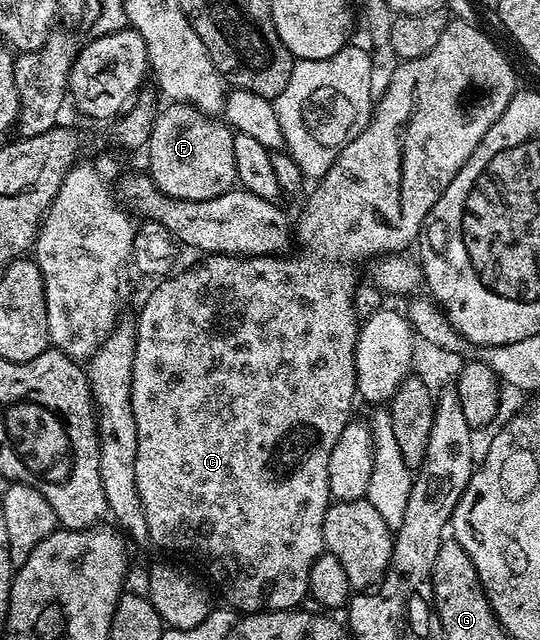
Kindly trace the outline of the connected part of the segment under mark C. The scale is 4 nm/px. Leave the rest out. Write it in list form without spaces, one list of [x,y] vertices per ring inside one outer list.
[[[451,19],[447,23],[444,34],[440,34],[440,39],[437,40],[436,46],[432,46],[432,50],[428,50],[428,54],[424,54],[420,58],[403,60],[399,63],[396,74],[392,74],[392,82],[388,82],[388,90],[384,90],[384,94],[373,105],[370,122],[366,125],[366,129],[360,134],[356,134],[356,138],[352,138],[352,142],[348,142],[348,146],[344,146],[340,150],[336,162],[332,162],[329,170],[315,183],[318,185],[311,190],[310,197],[307,198],[306,205],[303,206],[298,220],[296,216],[296,244],[297,247],[298,244],[302,247],[298,253],[295,251],[293,254],[283,254],[281,256],[224,256],[221,254],[210,254],[203,259],[206,261],[199,268],[190,268],[187,272],[178,270],[165,278],[159,279],[155,283],[158,285],[151,290],[150,297],[143,302],[142,309],[139,310],[138,316],[136,315],[136,327],[134,330],[136,350],[132,358],[132,398],[130,399],[130,405],[132,406],[132,414],[136,414],[136,490],[140,494],[140,506],[144,506],[144,518],[148,521],[149,543],[151,545],[155,544],[158,548],[167,548],[170,552],[179,552],[180,555],[187,556],[187,558],[182,557],[187,561],[195,560],[199,564],[197,567],[205,573],[208,580],[208,575],[210,575],[211,581],[209,580],[209,583],[215,589],[218,587],[222,591],[223,598],[227,600],[223,601],[231,609],[237,610],[242,614],[249,614],[251,612],[284,612],[297,609],[301,605],[298,603],[302,599],[304,601],[307,599],[310,590],[308,586],[308,574],[312,568],[312,562],[316,562],[316,558],[324,550],[322,542],[324,514],[332,503],[330,487],[328,486],[328,458],[332,458],[332,446],[336,446],[336,442],[340,438],[340,430],[351,419],[350,407],[353,406],[354,400],[356,401],[356,393],[358,391],[357,374],[354,369],[354,347],[357,342],[360,317],[354,312],[354,290],[360,283],[360,277],[354,273],[354,268],[350,264],[358,264],[361,260],[370,262],[375,258],[381,258],[387,254],[401,253],[403,250],[409,249],[406,247],[413,240],[415,243],[419,239],[432,206],[436,206],[440,194],[444,194],[448,182],[452,182],[452,178],[456,178],[456,174],[462,169],[464,162],[468,162],[468,158],[472,158],[472,150],[476,150],[476,146],[480,146],[484,134],[488,134],[488,130],[492,130],[496,118],[500,118],[500,114],[504,114],[504,110],[508,110],[508,102],[512,102],[512,98],[515,92],[519,91],[519,88],[520,84],[518,84],[517,78],[514,77],[514,68],[510,65],[509,58],[476,25],[469,24],[466,20]]]

